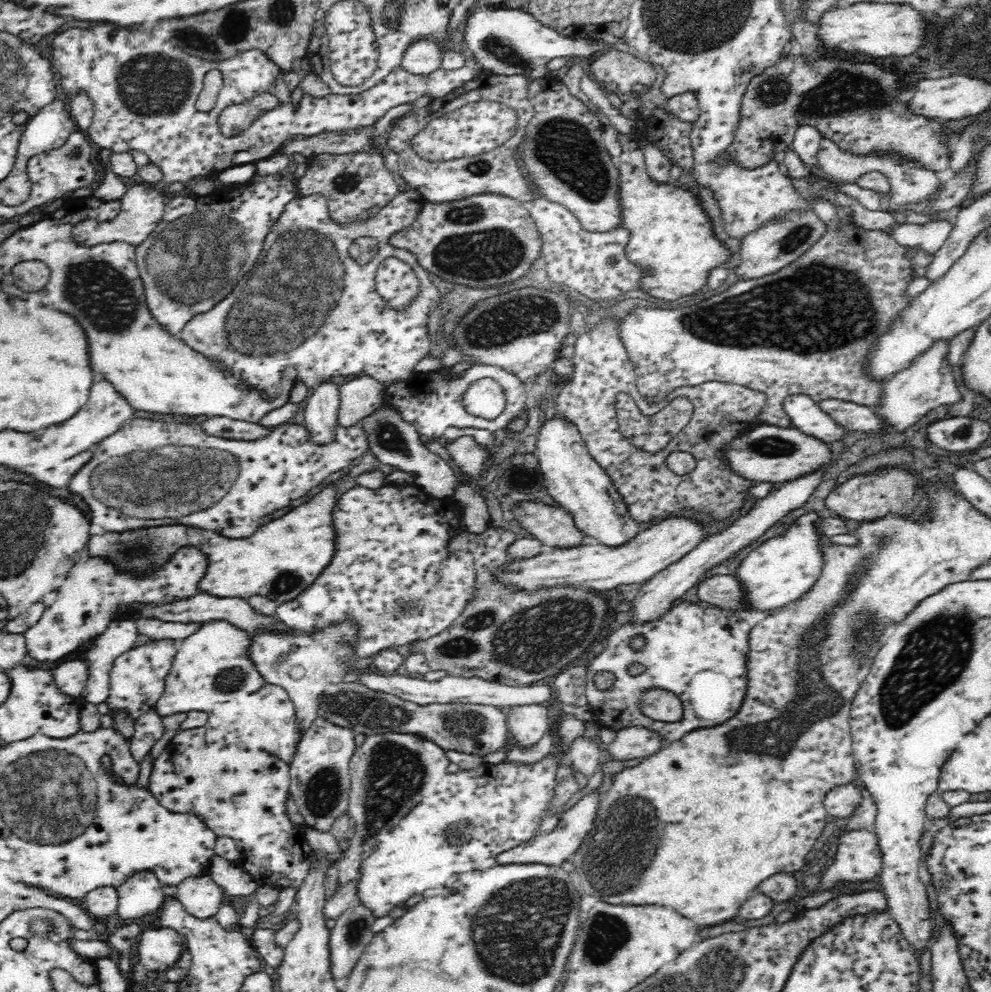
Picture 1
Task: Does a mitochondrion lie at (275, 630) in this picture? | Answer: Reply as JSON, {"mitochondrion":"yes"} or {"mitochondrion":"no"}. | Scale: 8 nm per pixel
{"mitochondrion":"no"}

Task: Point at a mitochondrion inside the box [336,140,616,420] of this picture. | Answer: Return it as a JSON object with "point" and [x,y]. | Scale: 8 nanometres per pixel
{"point":[469,250]}

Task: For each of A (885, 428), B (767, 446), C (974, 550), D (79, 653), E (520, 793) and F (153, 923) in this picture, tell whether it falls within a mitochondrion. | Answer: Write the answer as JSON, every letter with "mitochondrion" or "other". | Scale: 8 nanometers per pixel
{"A":"other","B":"mitochondrion","C":"other","D":"other","E":"other","F":"other"}

